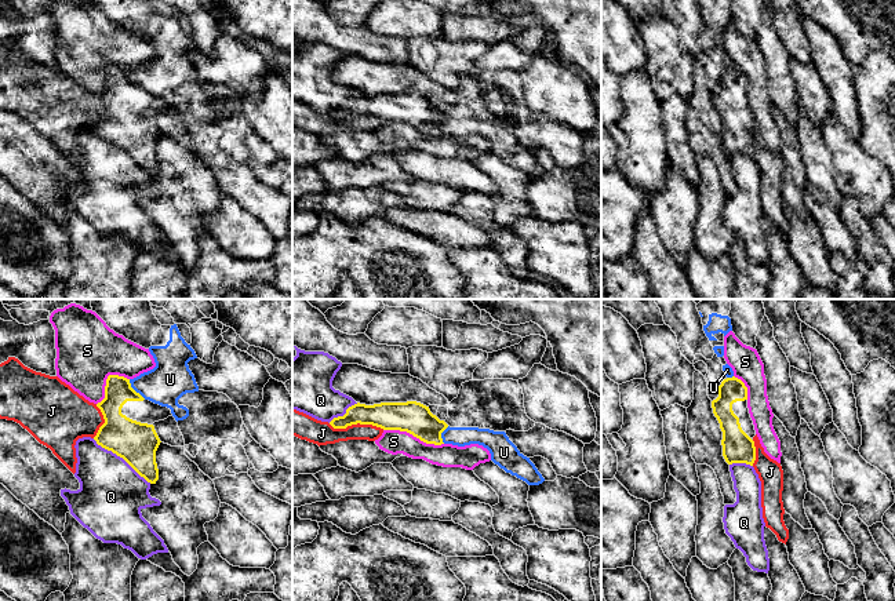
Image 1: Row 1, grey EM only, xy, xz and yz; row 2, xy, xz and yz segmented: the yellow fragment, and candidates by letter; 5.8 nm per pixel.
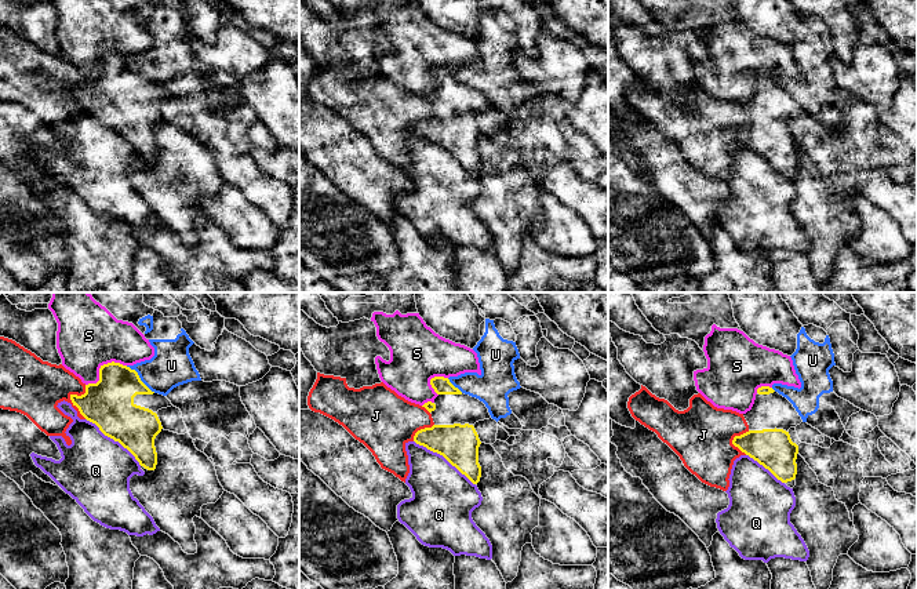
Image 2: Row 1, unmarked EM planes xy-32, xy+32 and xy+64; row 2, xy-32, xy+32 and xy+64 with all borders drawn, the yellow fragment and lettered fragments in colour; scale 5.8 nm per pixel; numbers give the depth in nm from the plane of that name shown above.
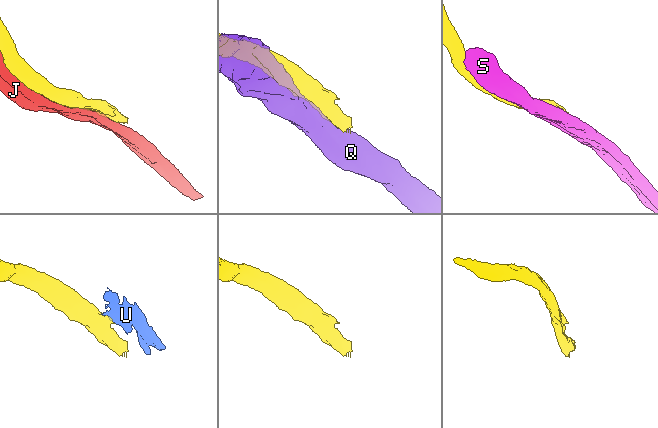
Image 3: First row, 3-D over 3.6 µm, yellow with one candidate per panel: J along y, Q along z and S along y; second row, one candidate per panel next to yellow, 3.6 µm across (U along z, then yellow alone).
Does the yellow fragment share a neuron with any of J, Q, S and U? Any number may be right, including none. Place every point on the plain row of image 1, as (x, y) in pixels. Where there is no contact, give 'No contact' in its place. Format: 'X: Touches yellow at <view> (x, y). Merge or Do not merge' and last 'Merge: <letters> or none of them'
J: Touches yellow at xz (356, 115). Do not merge
Q: Touches yellow at xy (122, 148). Do not merge
S: Touches yellow at xz (414, 127). Do not merge
U: Touches yellow at xy (134, 82). Do not merge
Merge: none of them

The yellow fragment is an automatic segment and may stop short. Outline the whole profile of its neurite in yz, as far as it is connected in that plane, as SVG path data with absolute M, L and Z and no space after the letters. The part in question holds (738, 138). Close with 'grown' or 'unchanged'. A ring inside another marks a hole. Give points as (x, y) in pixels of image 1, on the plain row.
M732 68L718 77L718 88L712 92L713 105L723 123L723 147L728 156L756 152L754 116L747 99L747 79Z | grown

